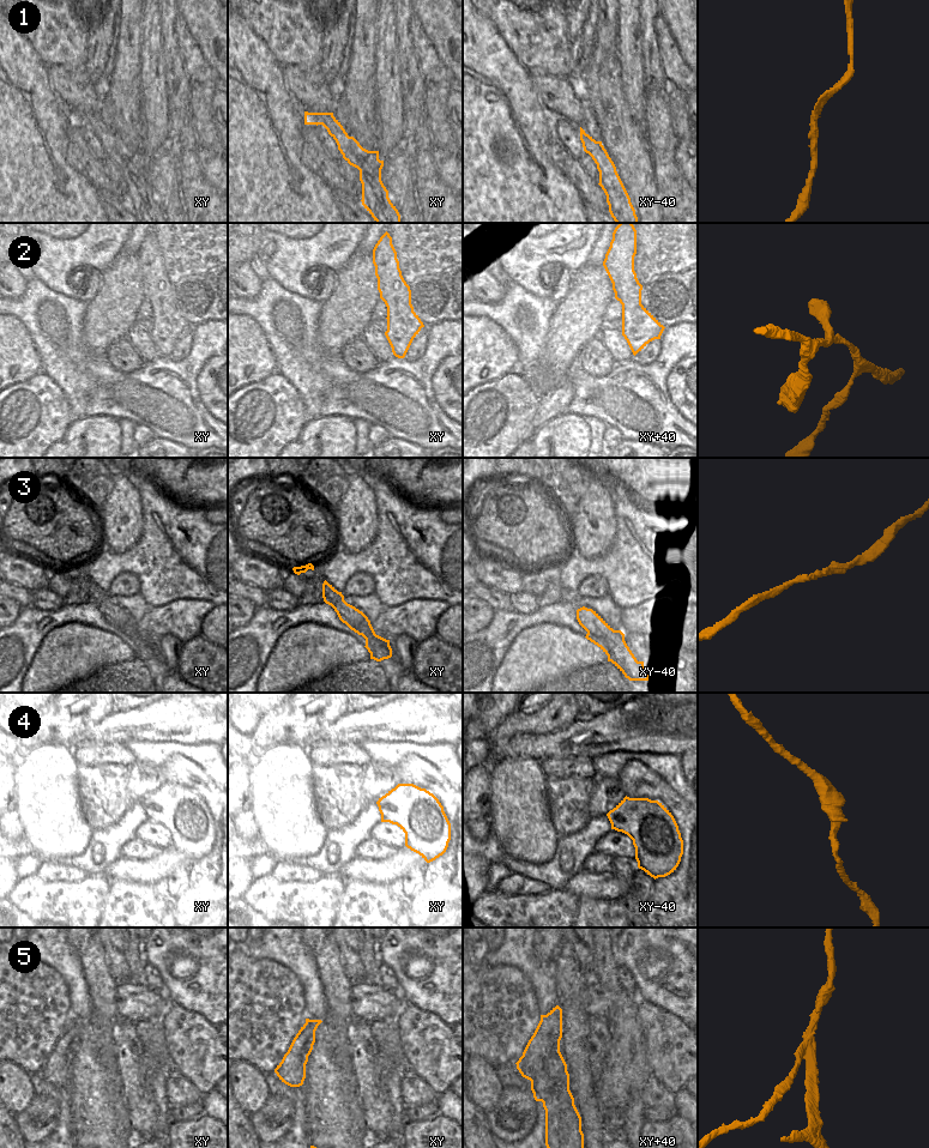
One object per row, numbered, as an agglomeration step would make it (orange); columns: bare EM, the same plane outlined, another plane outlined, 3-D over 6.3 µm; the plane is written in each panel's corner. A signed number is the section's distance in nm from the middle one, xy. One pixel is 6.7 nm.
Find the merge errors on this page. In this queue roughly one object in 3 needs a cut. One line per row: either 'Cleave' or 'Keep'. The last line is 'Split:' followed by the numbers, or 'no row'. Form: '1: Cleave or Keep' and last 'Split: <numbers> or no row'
1: Keep
2: Keep
3: Keep
4: Keep
5: Cleave
Split: 5.

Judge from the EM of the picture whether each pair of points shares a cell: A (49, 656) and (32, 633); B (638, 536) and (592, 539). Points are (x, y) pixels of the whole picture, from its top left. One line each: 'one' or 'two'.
A: two
B: two

